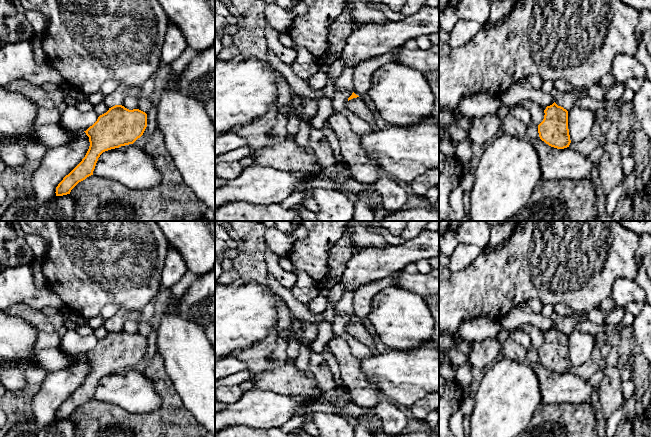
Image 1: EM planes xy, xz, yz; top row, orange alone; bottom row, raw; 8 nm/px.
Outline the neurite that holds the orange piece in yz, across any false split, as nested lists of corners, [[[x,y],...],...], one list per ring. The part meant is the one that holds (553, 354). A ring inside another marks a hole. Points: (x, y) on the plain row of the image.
[[[555,326],[544,334],[544,343],[538,349],[539,361],[551,371],[564,373],[571,364],[568,353],[568,335]]]

